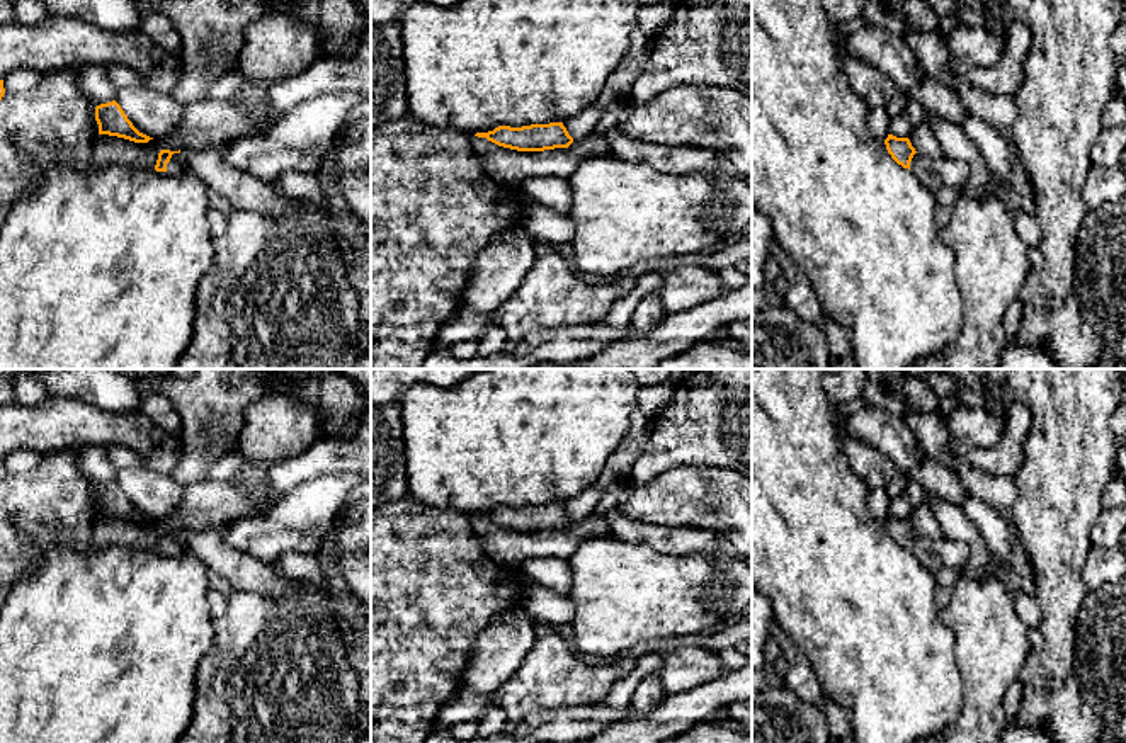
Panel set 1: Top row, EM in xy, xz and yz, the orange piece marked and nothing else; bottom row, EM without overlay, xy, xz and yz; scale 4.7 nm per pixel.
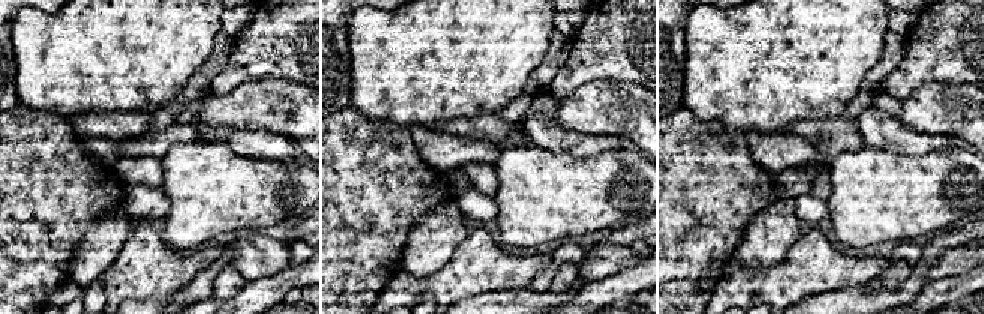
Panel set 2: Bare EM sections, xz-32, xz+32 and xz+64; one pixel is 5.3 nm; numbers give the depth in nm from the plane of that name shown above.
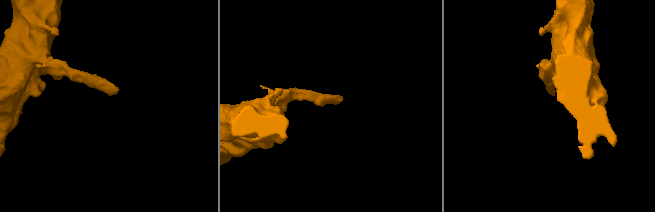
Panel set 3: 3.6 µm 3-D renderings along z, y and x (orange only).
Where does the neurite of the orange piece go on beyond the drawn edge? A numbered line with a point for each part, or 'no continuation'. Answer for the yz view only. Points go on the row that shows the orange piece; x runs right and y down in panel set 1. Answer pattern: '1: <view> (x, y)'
1: yz (939, 172)

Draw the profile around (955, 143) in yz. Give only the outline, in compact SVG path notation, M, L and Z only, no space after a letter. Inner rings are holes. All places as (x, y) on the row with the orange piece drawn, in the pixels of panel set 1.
M930 116L929 126L941 145L942 155L947 158L963 160L970 167L970 175L959 189L970 197L983 197L992 185L992 177L985 158L966 136L961 124L951 122L942 116Z

